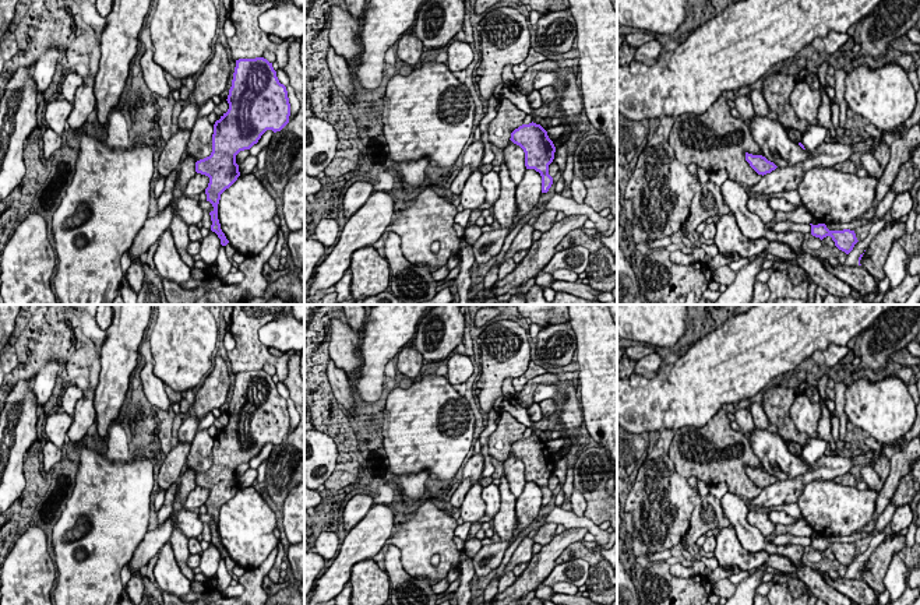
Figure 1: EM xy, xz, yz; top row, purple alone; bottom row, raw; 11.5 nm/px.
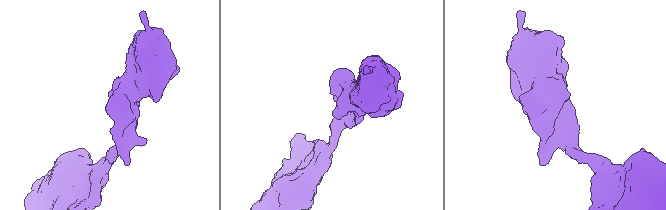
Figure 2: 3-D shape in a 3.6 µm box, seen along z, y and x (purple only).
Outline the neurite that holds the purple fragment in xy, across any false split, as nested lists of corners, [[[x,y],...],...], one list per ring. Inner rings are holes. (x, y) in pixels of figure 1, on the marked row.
[[[264,57],[236,60],[232,87],[226,101],[229,103],[228,112],[214,124],[212,152],[209,156],[195,162],[195,172],[209,177],[205,194],[207,201],[214,207],[209,212],[212,221],[211,231],[218,235],[222,246],[226,246],[229,240],[221,229],[218,204],[221,194],[240,176],[236,155],[257,144],[267,130],[281,131],[289,123],[290,116],[286,87],[279,82],[272,63]]]

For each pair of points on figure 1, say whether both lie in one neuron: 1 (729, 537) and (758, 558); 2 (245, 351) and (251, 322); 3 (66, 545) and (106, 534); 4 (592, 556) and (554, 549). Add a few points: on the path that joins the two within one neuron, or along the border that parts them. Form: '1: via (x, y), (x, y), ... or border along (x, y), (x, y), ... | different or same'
1: via (732, 545), (744, 558), (750, 558) | same
2: via (246, 344), (246, 329) | same
3: via (76, 545), (87, 545), (97, 535) | same
4: border along (580, 540), (570, 544), (554, 563) | different

